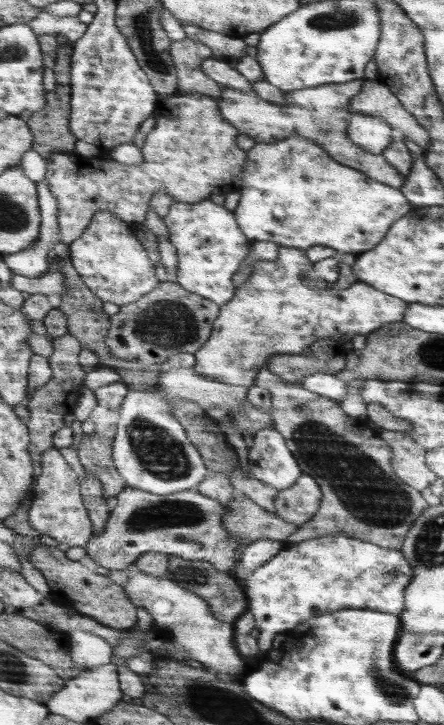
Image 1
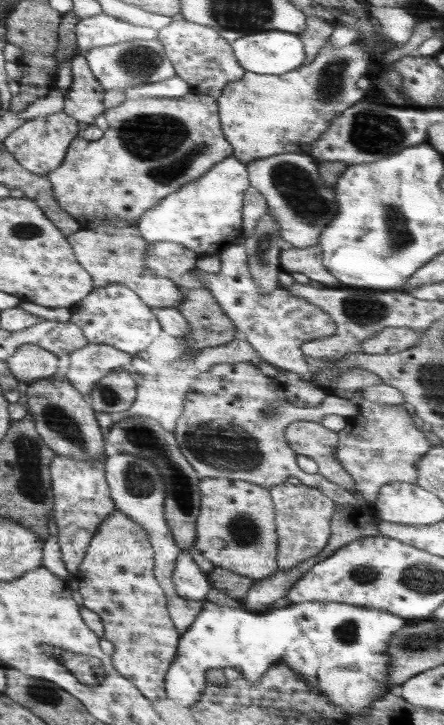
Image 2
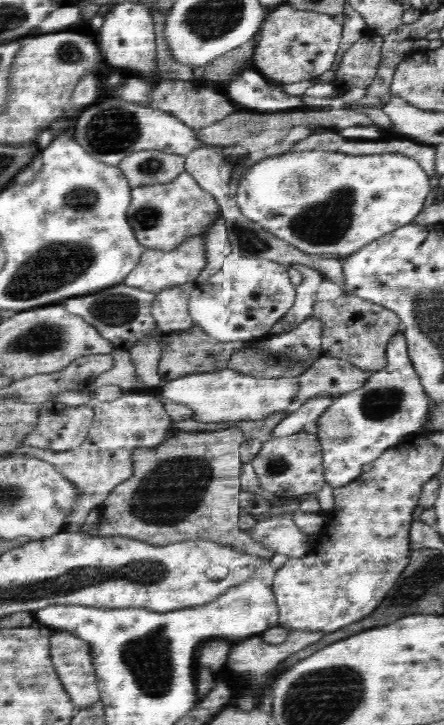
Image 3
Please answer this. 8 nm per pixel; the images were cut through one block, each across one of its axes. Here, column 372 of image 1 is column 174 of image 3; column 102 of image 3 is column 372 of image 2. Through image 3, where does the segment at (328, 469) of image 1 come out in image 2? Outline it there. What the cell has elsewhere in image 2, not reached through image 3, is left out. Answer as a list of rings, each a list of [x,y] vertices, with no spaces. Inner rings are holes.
[[[300,421],[288,425],[285,430],[285,439],[288,441],[289,447],[296,452],[297,455],[309,456],[312,460],[316,461],[318,465],[318,474],[324,479],[350,491],[357,500],[354,506],[348,505],[335,505],[335,513],[331,521],[331,537],[328,539],[326,546],[313,557],[307,558],[305,561],[299,562],[299,565],[293,566],[289,571],[278,569],[274,574],[269,577],[255,580],[251,587],[246,590],[246,596],[241,600],[243,608],[252,612],[264,612],[272,610],[270,606],[284,598],[288,589],[291,589],[295,582],[316,563],[328,558],[332,553],[336,552],[339,548],[350,544],[352,541],[361,539],[362,537],[376,536],[379,534],[378,525],[380,519],[377,517],[375,505],[370,504],[358,491],[354,491],[354,482],[350,478],[350,474],[341,465],[337,459],[337,444],[339,441],[339,434],[336,431],[330,430],[322,423],[312,421]]]

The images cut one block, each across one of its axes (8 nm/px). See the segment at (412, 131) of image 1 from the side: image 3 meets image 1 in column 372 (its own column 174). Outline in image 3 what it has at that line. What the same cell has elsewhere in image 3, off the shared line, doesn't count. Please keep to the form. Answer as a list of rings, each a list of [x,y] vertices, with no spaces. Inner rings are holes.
[[[179,79],[160,80],[151,92],[150,104],[148,106],[154,110],[162,110],[174,115],[186,126],[193,129],[214,124],[234,113],[234,103],[223,91],[218,92],[211,88],[206,88],[198,82],[182,81]]]

